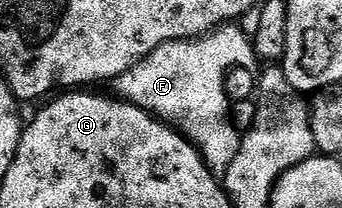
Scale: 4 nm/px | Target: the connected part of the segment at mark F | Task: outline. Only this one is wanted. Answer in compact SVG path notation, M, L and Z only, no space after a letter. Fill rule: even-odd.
M229 22L206 36L163 44L110 84L119 99L146 110L185 136L200 151L209 170L217 174L230 170L242 139L241 129L236 129L232 121L234 108L227 94L228 72L234 68L252 70L258 64L253 37L240 26Z

